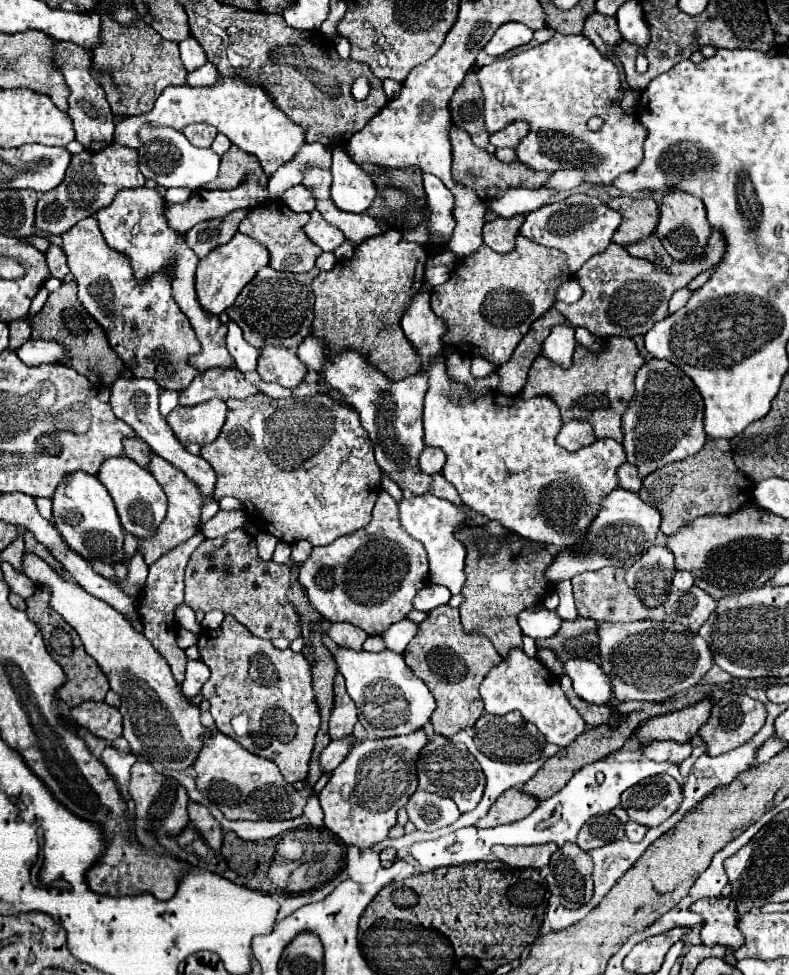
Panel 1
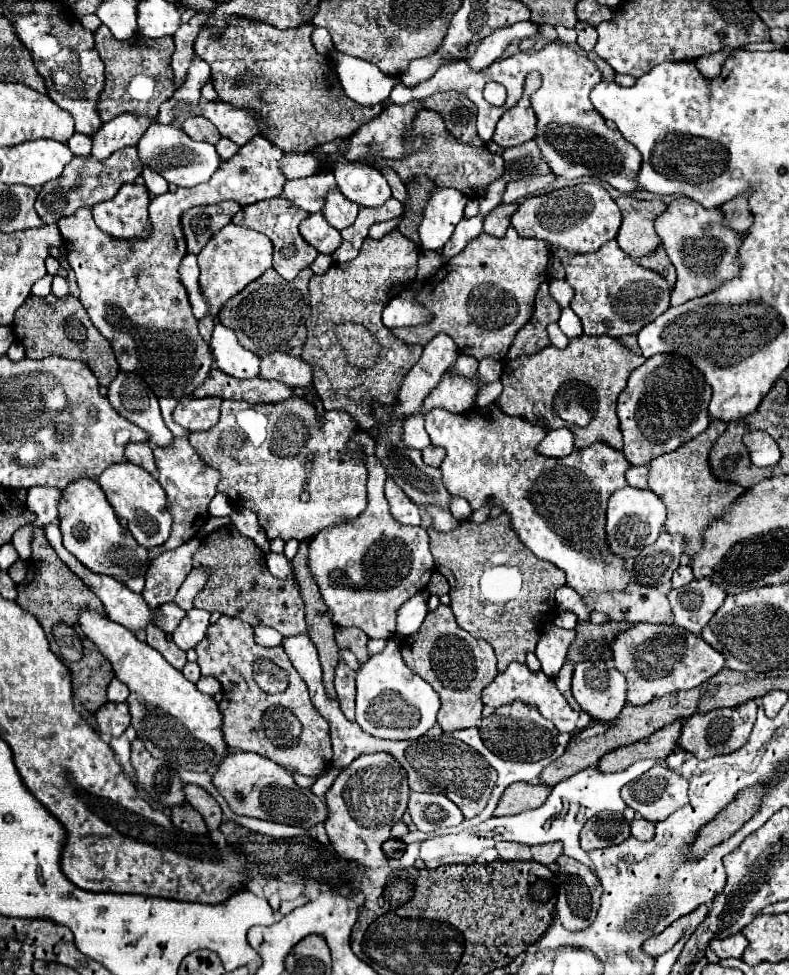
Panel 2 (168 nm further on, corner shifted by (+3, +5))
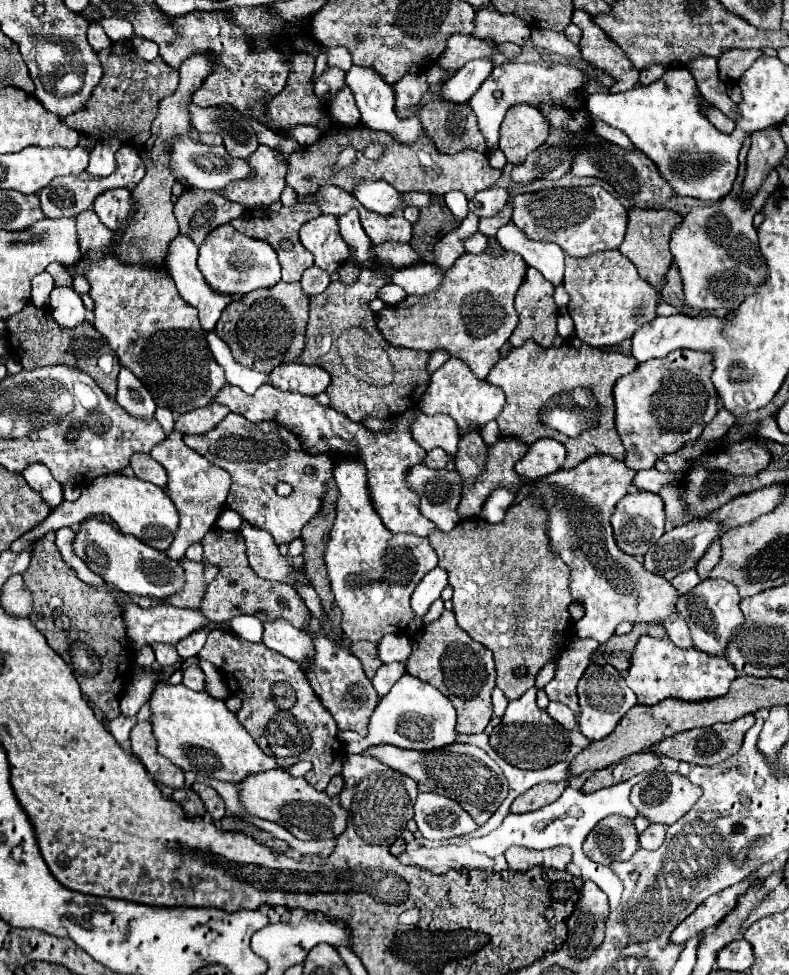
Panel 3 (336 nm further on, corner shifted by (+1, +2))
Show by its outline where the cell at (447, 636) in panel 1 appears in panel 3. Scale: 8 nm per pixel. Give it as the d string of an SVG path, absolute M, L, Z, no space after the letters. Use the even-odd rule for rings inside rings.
M445 610L441 618L431 624L421 626L411 638L411 656L407 658L407 672L433 684L443 692L455 712L457 712L457 732L459 734L479 734L491 720L493 704L491 692L495 688L497 672L493 662L493 652L483 644L469 638L455 622L455 614Z

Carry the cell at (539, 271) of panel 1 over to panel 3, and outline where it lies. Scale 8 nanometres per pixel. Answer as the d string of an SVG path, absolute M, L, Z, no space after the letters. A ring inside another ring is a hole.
M491 248L481 254L463 254L445 272L437 290L425 296L407 296L403 302L387 306L377 314L377 326L393 346L425 352L445 348L451 356L467 362L477 376L485 378L499 362L501 346L519 324L513 300L527 268L517 252L505 248L501 248L501 256L495 256Z

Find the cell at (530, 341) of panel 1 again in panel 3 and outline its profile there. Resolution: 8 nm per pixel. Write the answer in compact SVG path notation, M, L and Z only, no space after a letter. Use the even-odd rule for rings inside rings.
M529 268L525 276L525 284L519 288L515 296L515 308L519 314L519 326L515 328L509 342L517 348L517 346L523 346L527 340L533 340L539 346L549 348L553 344L553 338L557 336L557 306L553 302L553 284L547 282L541 276L541 272Z

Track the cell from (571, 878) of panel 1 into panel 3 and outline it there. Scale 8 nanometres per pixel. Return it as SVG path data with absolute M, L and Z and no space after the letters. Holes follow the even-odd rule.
M589 880L583 882L575 910L565 920L569 928L567 944L573 956L585 958L597 944L601 944L607 916L609 916L609 902L605 892L601 892L601 888Z

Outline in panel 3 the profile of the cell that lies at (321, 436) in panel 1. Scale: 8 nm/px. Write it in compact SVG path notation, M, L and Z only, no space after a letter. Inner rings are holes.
M227 414L225 420L221 420L211 432L207 434L197 434L197 436L183 436L183 442L193 448L195 452L199 452L201 456L205 456L209 462L213 462L215 466L223 468L229 472L231 476L231 490L227 496L227 506L231 510L235 510L237 514L241 514L241 518L249 520L249 524L267 530L275 544L291 544L295 538L299 538L303 526L317 516L317 512L321 510L323 504L323 496L327 492L327 482L333 478L333 456L331 452L321 452L321 454L309 454L299 436L293 434L291 430L287 430L285 426L277 424L277 422L249 422L245 416L241 414ZM279 482L287 482L293 486L293 492L283 498L277 496L275 486Z

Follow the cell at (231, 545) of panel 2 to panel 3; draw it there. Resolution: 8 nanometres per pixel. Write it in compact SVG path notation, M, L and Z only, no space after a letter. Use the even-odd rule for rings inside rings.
M213 528L201 542L205 548L205 560L219 566L219 576L207 586L199 608L209 622L223 624L235 616L249 614L259 618L261 622L287 620L295 628L305 628L305 624L309 622L309 610L305 608L305 602L289 584L271 582L253 572L247 560L247 546L241 532L225 532L221 528Z

